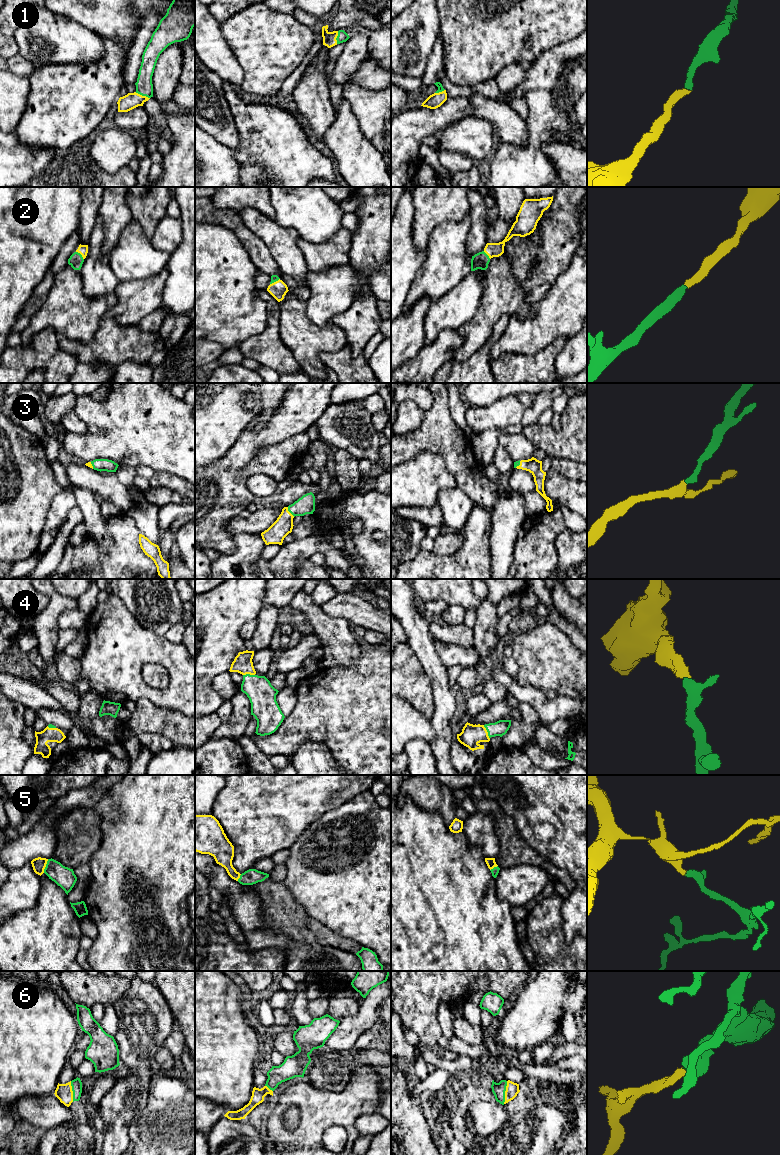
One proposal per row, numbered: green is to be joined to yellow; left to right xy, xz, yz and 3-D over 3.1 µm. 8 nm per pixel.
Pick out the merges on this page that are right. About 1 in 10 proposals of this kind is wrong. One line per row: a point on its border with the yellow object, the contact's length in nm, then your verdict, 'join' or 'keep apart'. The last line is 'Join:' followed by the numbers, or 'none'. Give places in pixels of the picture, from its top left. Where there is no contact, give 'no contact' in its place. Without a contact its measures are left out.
1: meets yellow in xy at (141, 95); contact 130 nm long; join
2: meets yellow in xy at (81, 254); contact 90 nm long; join
3: meets yellow in xz at (289, 512); contact 100 nm long; join
4: meets yellow in yz at (487, 732); contact 120 nm long; join
5: meets yellow in xy at (45, 866); contact 120 nm long; join
6: meets yellow in yz at (505, 1092); contact 190 nm long; join
Join: 1, 2, 3, 4, 5, 6

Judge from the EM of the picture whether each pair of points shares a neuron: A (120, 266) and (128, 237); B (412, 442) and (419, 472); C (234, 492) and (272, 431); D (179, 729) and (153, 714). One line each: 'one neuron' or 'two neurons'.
A: one neuron
B: two neurons
C: one neuron
D: one neuron

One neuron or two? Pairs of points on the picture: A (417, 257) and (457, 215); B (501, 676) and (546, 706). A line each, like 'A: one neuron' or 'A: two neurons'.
A: two neurons
B: one neuron

